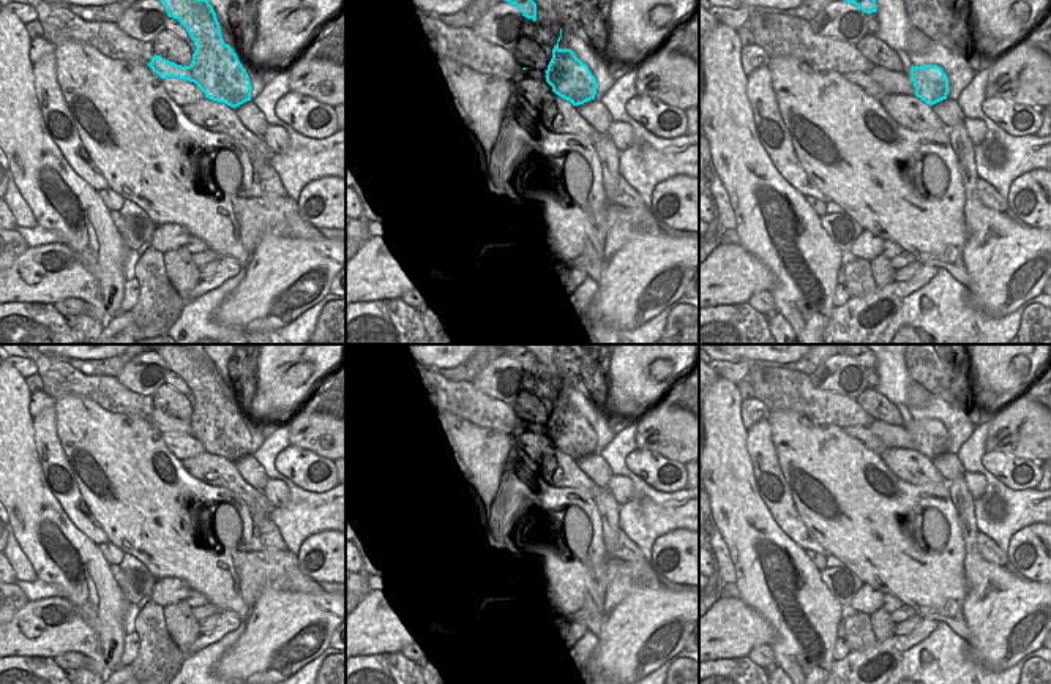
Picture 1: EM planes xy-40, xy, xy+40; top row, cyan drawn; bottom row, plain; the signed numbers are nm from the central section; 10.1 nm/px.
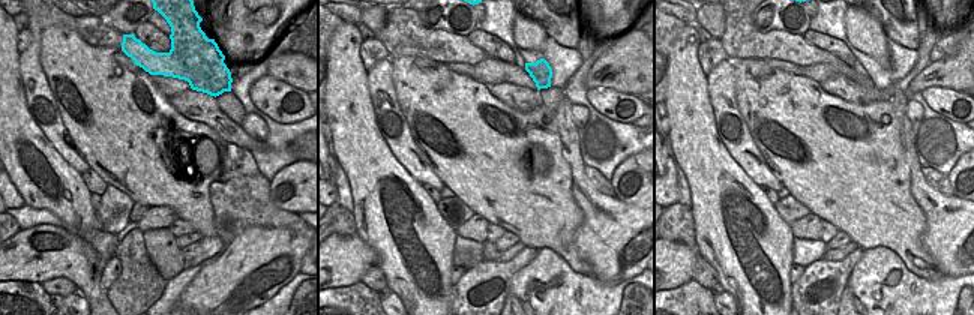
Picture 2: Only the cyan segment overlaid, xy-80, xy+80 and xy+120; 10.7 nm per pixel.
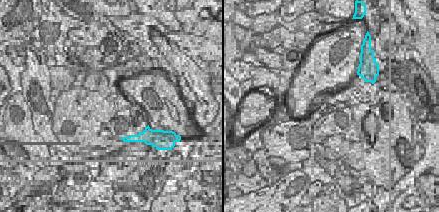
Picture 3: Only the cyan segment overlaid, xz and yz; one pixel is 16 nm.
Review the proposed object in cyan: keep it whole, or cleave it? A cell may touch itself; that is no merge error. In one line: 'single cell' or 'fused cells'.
fused cells

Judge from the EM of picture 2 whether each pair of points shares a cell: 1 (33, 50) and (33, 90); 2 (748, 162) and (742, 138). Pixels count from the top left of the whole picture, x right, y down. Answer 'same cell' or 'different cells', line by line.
1: same cell
2: same cell

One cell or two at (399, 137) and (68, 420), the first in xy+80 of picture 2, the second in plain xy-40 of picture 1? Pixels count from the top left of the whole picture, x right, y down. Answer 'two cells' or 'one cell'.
two cells

